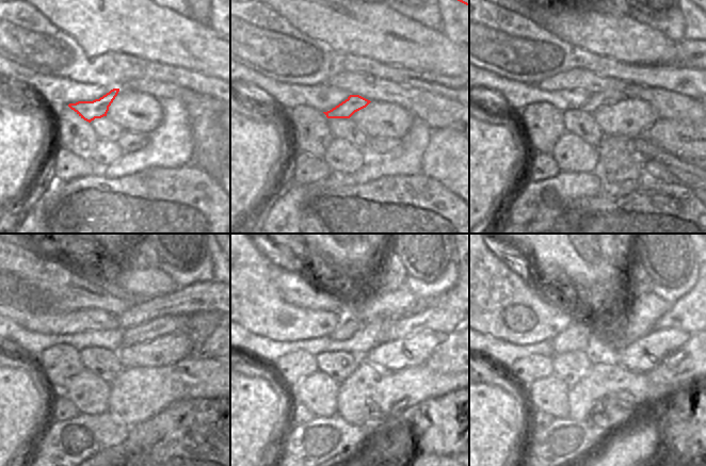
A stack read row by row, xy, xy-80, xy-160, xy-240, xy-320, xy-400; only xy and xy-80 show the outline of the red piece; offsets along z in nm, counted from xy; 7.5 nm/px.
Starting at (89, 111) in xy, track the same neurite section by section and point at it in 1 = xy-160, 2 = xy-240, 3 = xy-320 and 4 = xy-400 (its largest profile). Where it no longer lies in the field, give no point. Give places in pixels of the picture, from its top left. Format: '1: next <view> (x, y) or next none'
1: next xy-160 (596, 100)
2: next xy-240 (160, 325)
3: next xy-320 (447, 316)
4: next xy-400 (686, 315)

